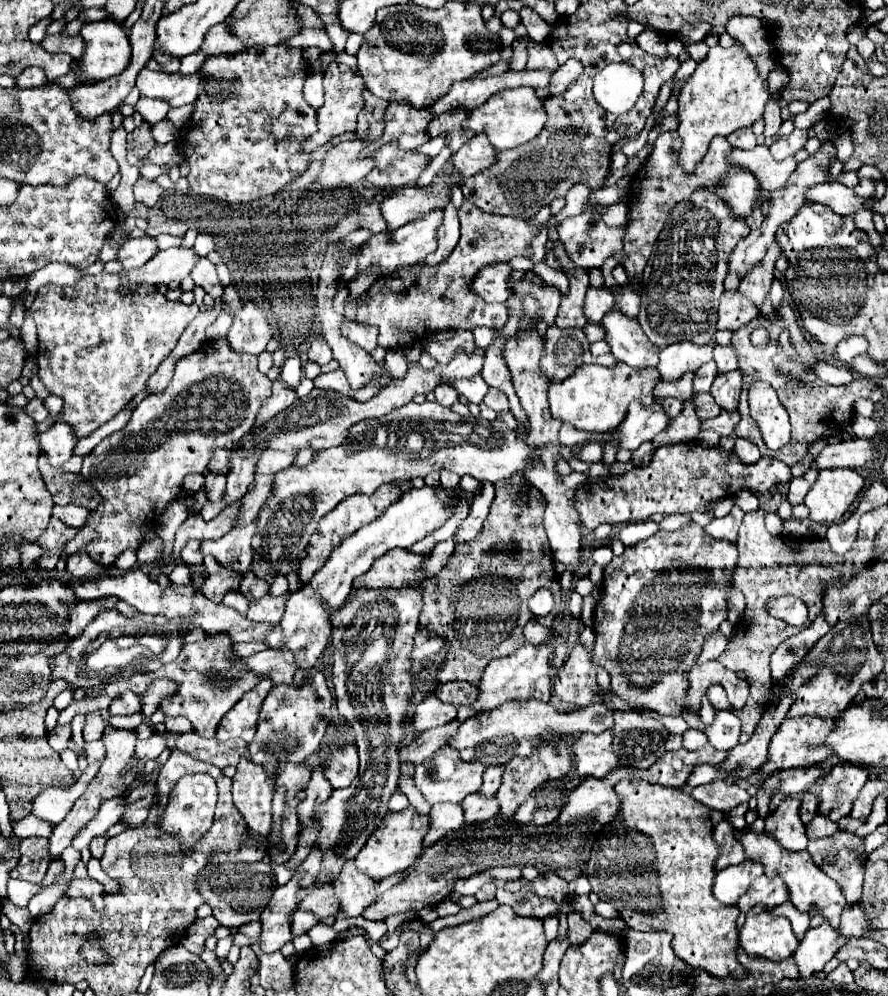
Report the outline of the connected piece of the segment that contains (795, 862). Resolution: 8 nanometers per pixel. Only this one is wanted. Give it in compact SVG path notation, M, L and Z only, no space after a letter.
M745 831L743 833L743 839L741 839L743 847L745 847L745 853L749 859L757 859L763 863L765 867L765 875L767 877L775 877L779 875L785 885L787 885L787 891L789 891L789 901L795 905L795 909L803 911L803 913L809 913L811 907L817 911L817 915L825 917L829 921L831 927L839 929L839 917L841 913L849 907L847 901L843 901L843 893L841 889L837 887L837 883L833 883L833 879L829 879L809 857L807 851L797 851L797 853L791 853L791 851L785 851L781 845L775 843L775 839L767 833L761 833L761 835L753 835L751 831Z

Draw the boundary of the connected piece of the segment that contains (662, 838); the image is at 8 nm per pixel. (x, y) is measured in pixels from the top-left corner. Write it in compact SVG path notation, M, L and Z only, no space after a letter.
M621 781L615 785L619 795L621 825L605 825L591 847L587 877L601 901L611 903L627 927L637 931L667 931L673 935L671 947L687 965L701 967L709 975L725 979L745 979L747 973L737 961L737 915L735 905L725 905L713 897L715 859L719 847L711 837L711 809L675 787L661 787L647 781Z

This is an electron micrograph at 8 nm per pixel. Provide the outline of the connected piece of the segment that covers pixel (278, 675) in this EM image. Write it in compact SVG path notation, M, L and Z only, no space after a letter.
M268 648L255 653L255 655L249 655L249 657L241 659L241 661L247 667L247 671L251 671L255 675L265 675L275 685L279 685L279 683L291 685L293 675L297 671L293 653L285 651L285 649L281 651L281 649Z

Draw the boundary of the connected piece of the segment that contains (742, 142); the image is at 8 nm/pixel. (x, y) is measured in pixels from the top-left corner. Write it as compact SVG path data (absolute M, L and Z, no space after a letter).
M739 129L731 135L727 135L727 141L733 145L733 147L739 147L739 149L753 149L757 143L755 143L755 135L751 129Z

